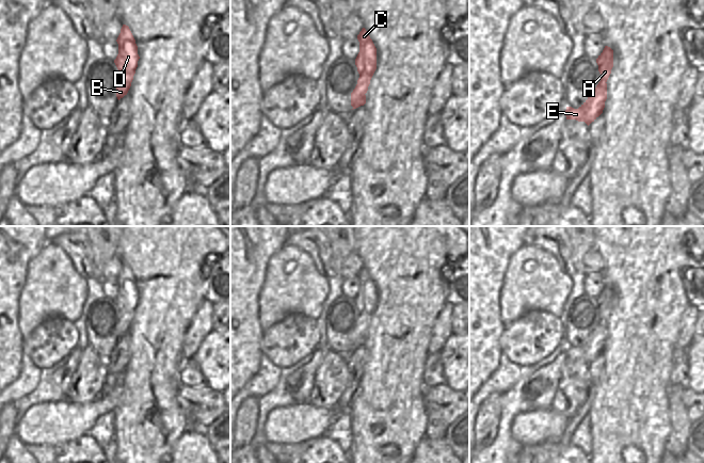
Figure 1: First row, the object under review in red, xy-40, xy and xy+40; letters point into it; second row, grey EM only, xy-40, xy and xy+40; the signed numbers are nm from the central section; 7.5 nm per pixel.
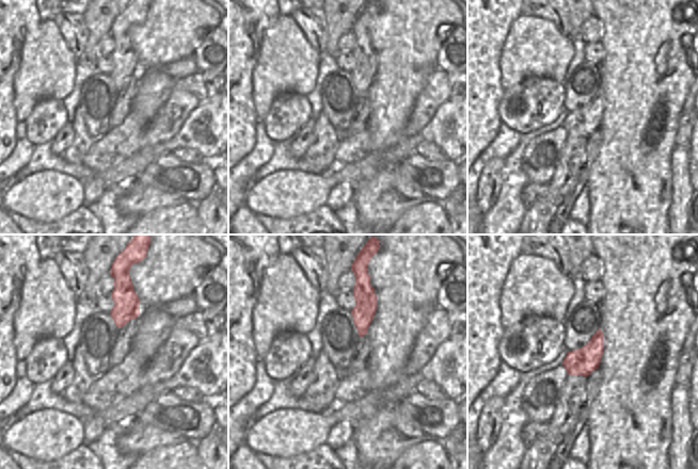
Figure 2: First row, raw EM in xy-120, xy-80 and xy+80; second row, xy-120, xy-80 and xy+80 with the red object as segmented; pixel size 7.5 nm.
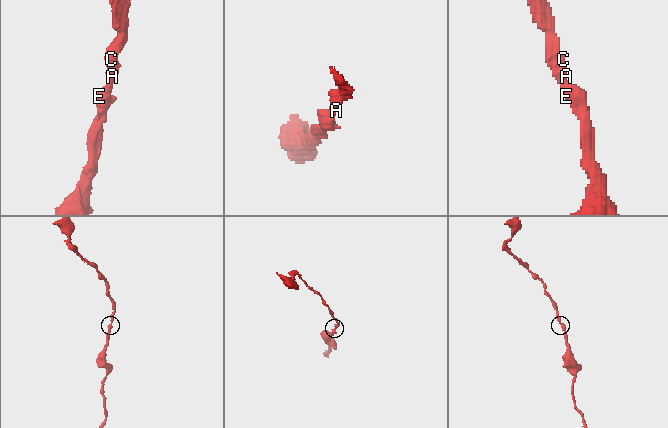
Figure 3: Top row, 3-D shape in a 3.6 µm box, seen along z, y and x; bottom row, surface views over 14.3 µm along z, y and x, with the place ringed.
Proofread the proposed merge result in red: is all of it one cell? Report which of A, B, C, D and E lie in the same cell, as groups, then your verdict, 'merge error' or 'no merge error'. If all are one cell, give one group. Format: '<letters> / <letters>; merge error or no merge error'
A B C D E; no merge error

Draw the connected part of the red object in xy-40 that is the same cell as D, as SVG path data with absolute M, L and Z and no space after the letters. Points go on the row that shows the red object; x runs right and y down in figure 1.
M123 25L116 39L118 54L114 63L118 69L118 82L116 84L116 97L119 100L127 95L140 59L135 39L128 26Z

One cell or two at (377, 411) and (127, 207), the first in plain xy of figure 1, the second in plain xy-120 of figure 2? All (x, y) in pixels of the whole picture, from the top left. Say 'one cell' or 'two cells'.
one cell

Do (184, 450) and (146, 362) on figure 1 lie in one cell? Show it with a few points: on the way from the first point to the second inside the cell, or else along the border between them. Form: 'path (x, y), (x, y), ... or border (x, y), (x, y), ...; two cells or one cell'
border (187, 429), (170, 451); two cells

